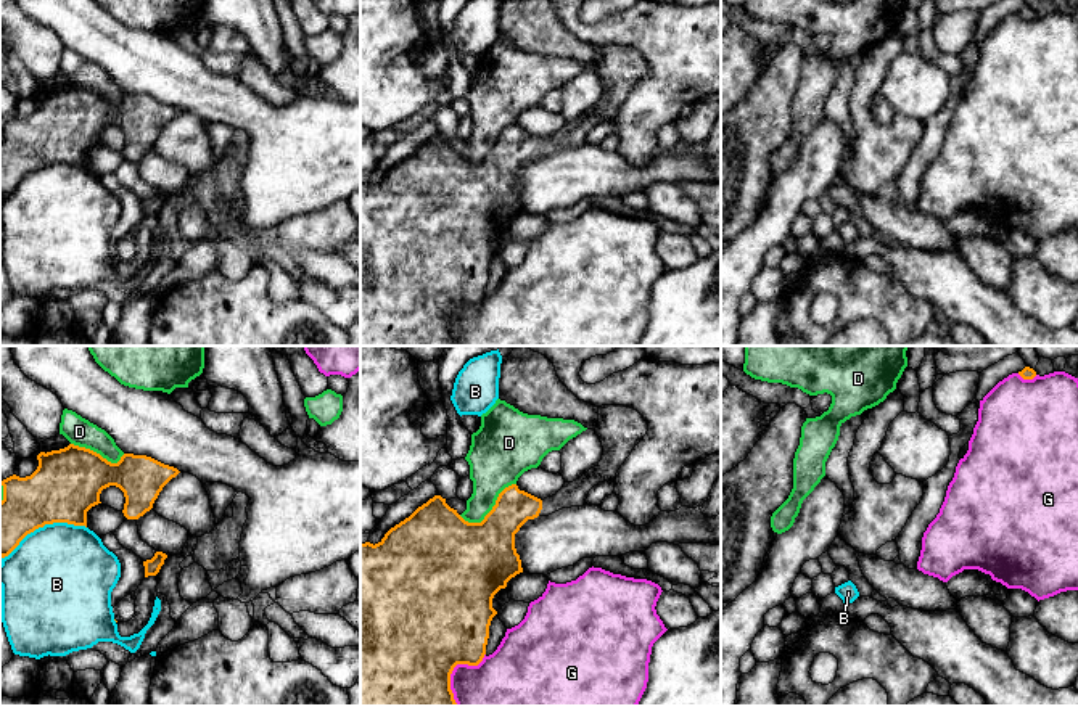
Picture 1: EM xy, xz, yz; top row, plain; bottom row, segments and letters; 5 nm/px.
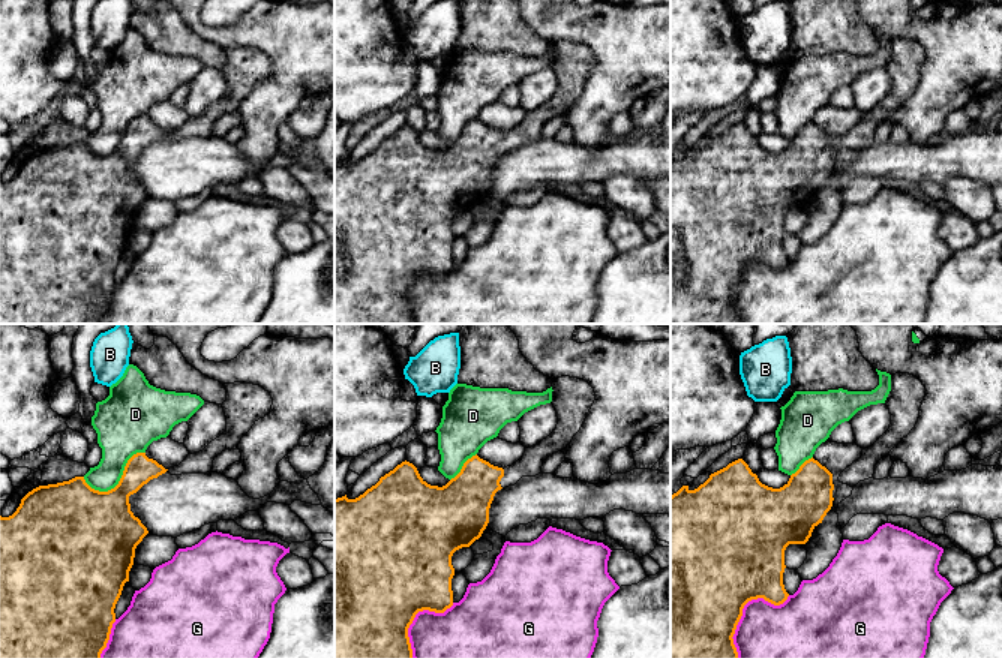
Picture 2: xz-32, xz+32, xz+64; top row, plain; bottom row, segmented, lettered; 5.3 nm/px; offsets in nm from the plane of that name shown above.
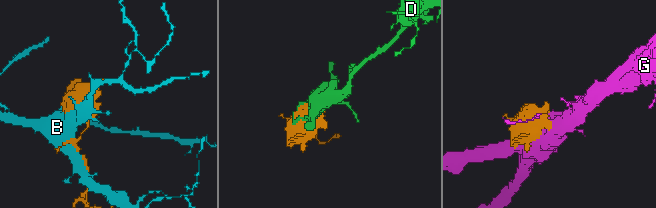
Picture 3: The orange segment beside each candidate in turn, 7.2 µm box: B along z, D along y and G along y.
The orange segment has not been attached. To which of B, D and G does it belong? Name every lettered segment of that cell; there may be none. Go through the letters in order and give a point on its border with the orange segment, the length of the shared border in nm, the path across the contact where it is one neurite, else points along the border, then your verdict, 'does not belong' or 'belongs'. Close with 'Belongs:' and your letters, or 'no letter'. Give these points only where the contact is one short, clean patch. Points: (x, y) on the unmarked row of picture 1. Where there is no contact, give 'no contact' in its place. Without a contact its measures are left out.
B: xy (44, 164) | 460 nm | does not belong
D: xz (491, 150) | 340 nm | does not belong
G: xz (452, 309) | 300 nm | does not belong
Belongs: no letter

